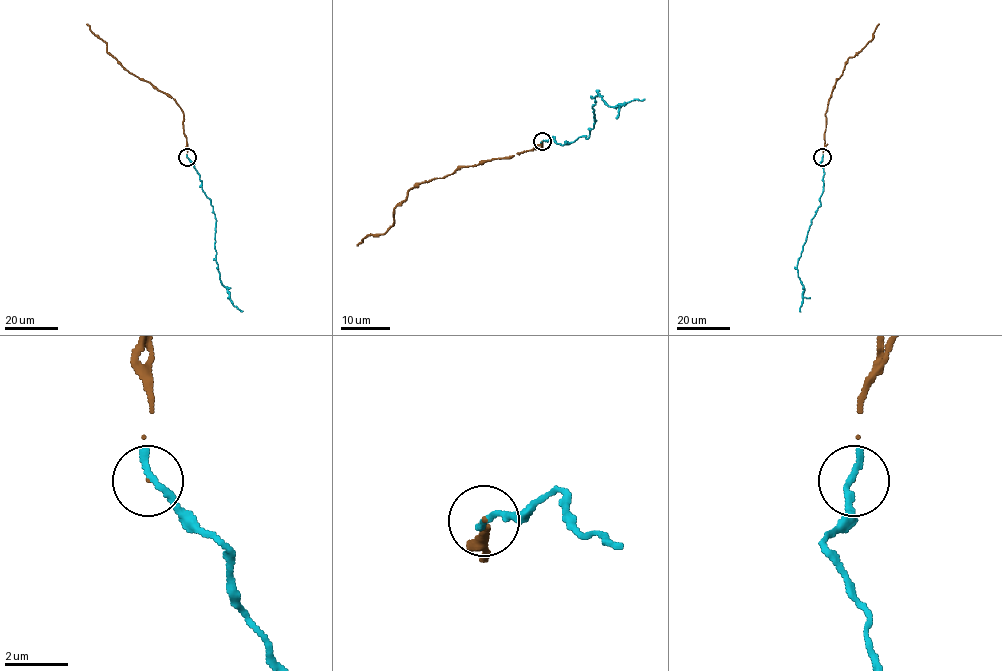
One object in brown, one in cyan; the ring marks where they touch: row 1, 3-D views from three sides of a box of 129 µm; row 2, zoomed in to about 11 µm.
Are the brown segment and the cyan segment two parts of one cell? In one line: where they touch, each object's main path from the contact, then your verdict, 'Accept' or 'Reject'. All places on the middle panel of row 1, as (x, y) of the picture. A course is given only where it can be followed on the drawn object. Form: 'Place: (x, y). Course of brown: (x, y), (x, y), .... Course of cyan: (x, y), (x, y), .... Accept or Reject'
Place: (542, 141). Course of brown: (541, 141), (531, 150), (417, 183), (394, 208), (394, 222), (356, 246). Course of cyan: (541, 141), (552, 137), (562, 145), (589, 135), (595, 121), (595, 96), (601, 96), (614, 107), (644, 99). Accept

